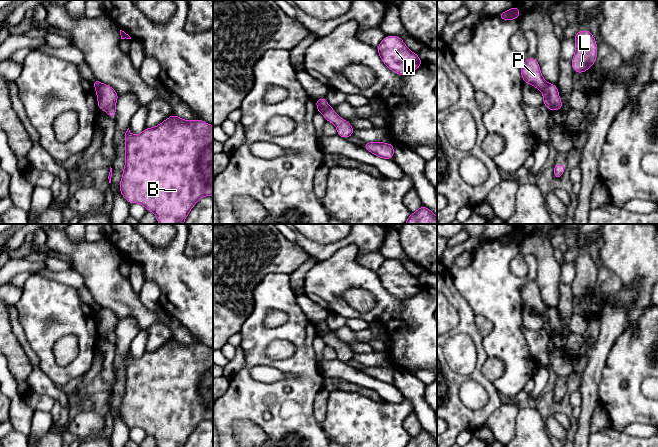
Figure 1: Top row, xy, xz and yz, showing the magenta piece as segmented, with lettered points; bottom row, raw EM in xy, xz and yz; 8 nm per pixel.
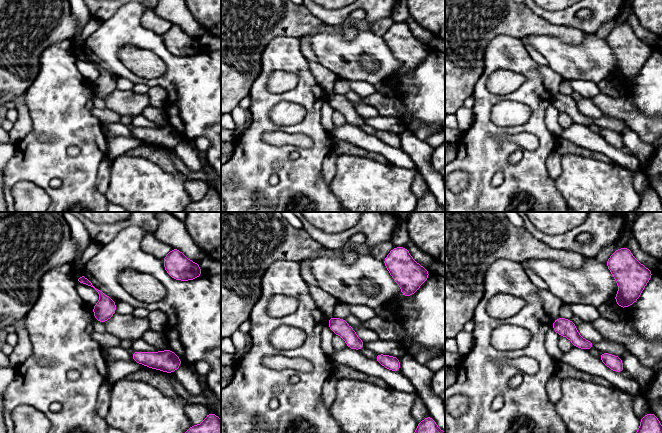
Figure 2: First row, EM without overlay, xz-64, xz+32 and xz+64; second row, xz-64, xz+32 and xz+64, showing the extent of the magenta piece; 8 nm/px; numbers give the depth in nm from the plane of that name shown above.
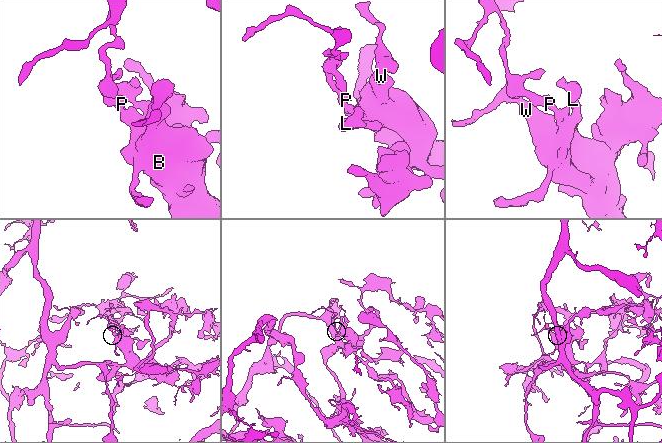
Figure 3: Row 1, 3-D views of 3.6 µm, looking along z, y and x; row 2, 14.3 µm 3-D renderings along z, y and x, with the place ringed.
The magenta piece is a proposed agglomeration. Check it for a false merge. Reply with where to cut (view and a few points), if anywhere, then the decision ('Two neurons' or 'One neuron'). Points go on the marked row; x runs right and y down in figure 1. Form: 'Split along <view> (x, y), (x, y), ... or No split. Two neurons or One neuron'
Split along xz (329, 106), (322, 113). Two neurons

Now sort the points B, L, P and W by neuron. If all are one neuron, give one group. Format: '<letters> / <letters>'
B L W / P

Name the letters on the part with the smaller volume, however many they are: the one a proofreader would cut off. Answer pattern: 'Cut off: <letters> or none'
Cut off: P

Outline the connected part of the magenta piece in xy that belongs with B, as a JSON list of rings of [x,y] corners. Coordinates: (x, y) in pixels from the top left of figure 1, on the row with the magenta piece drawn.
[[[173,114],[155,127],[146,127],[139,135],[132,134],[128,128],[125,133],[125,166],[119,190],[128,203],[139,203],[147,211],[153,212],[159,224],[183,224],[190,210],[200,198],[213,195],[213,126],[200,119],[183,120],[176,114]]]

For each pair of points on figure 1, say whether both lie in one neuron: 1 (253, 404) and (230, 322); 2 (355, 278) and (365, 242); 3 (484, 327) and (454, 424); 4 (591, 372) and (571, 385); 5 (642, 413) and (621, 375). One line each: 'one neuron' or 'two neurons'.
1: two neurons
2: two neurons
3: two neurons
4: two neurons
5: one neuron

